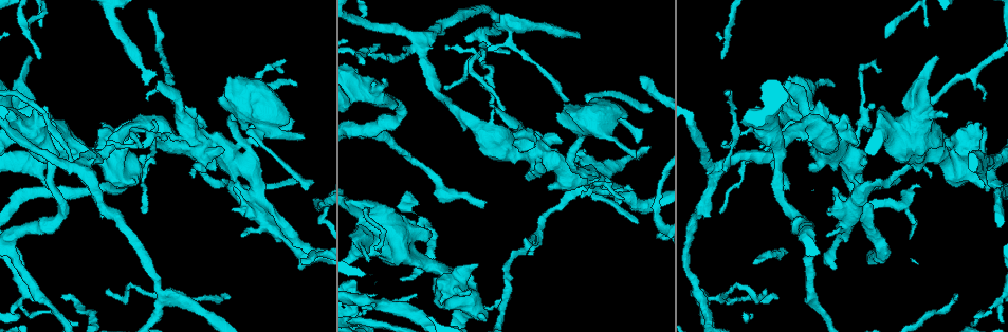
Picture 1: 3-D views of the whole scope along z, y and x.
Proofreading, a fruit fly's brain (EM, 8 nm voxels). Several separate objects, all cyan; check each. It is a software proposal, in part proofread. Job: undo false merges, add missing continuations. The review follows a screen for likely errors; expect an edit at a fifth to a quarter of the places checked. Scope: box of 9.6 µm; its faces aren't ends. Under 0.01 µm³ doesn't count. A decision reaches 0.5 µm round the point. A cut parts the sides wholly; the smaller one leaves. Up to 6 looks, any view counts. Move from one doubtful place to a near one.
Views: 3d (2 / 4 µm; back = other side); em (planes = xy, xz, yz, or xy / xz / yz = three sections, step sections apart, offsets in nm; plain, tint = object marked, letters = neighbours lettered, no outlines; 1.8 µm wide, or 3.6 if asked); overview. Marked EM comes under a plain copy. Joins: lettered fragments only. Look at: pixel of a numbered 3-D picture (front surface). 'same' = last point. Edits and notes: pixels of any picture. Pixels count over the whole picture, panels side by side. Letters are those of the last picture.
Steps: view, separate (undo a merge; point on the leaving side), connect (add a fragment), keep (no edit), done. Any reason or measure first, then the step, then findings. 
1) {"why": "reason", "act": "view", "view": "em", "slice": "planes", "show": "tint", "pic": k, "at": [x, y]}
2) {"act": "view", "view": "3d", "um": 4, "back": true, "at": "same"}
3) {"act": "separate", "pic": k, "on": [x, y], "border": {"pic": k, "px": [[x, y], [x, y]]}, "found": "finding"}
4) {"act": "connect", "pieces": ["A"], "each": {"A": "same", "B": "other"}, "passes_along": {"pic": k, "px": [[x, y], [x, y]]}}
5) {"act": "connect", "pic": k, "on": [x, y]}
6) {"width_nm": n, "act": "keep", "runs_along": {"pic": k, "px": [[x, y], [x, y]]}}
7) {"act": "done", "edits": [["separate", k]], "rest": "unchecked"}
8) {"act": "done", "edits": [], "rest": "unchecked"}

{"why": "tapers out", "act": "view", "view": "3d", "um": 2, "pic": 1, "at": [297, 86]}

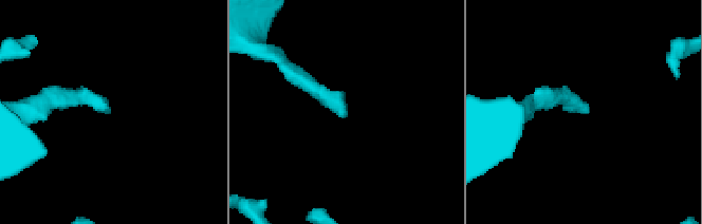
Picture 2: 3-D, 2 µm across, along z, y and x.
{"act": "view", "view": "em", "slice": "xz", "step": 4, "show": "letters", "pic": 2, "at": [108, 112]}

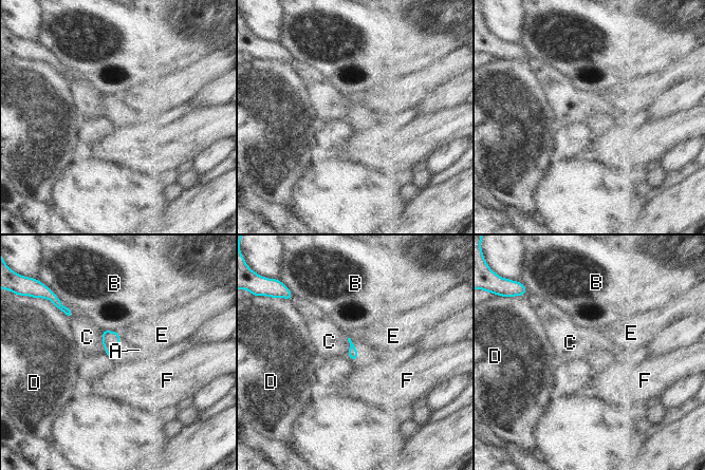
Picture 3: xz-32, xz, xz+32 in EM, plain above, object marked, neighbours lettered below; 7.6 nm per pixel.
{"act": "keep", "each": {"A": "other", "B": "other", "C": "other", "D": "other", "E": "other", "F": "other"}, "found": "no lettered fragment goes on from it"}

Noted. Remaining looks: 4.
{"why": "tapers out", "act": "view", "view": "em", "slice": "planes", "show": "tint", "pic": 1, "at": [580, 197]}

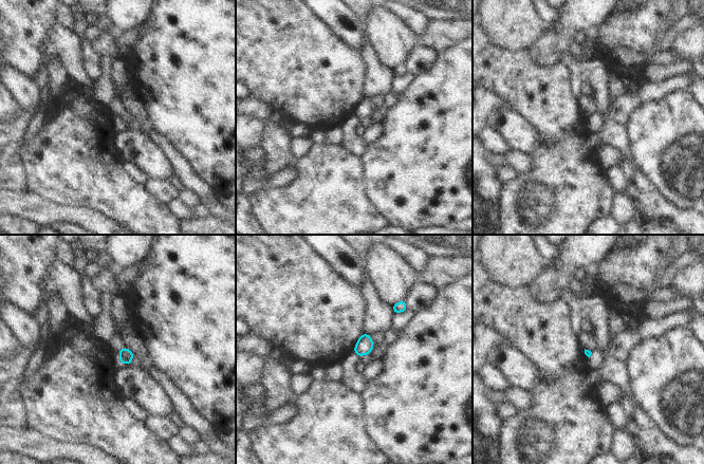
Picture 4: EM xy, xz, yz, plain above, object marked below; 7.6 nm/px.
{"act": "view", "view": "em", "slice": "planes", "show": "letters", "at": "same"}

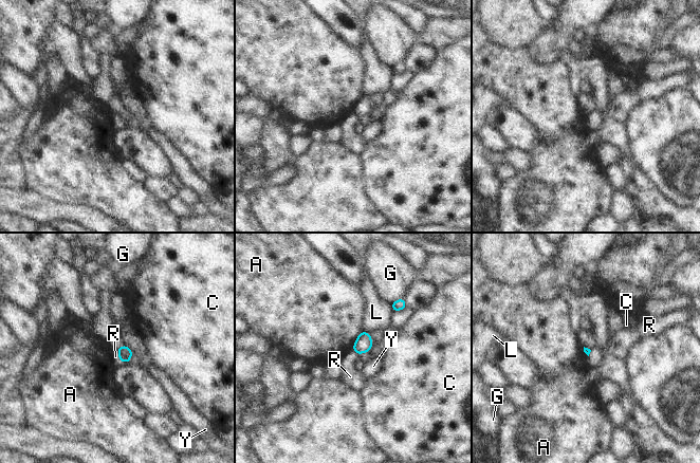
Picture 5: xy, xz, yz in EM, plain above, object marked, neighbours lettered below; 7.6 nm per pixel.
{"act": "keep", "each": {"A": "other", "C": "other", "G": "other", "L": "other", "R": "other", "Y": "other"}, "border": {"pic": 5, "px": [[363, 331], [357, 336], [352, 350]]}, "found": "none of them fits"}

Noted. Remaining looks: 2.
{"why": "tapers out", "act": "view", "view": "em", "slice": "planes", "show": "letters", "pic": 1, "at": [936, 56]}

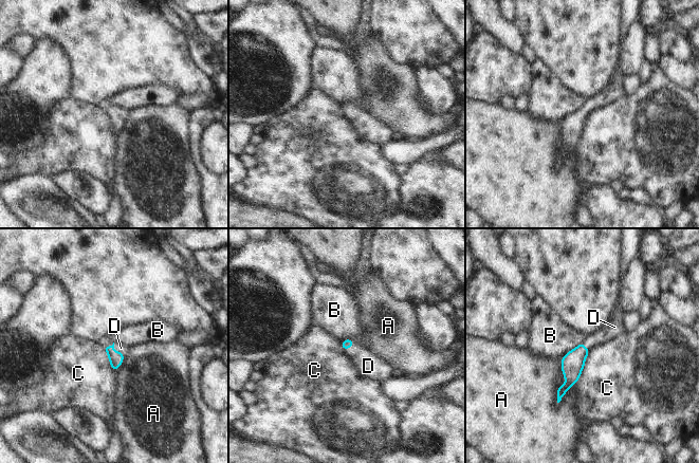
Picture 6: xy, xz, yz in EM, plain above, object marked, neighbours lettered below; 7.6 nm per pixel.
{"act": "connect", "pieces": ["D"], "each": {"A": "other", "B": "other", "C": "other", "D": "same"}, "passes_along": {"pic": 6, "px": [[115, 358], [113, 348], [121, 348]]}, "found": "the neuron continues"}

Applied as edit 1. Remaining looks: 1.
{"act": "done", "edits": [["connect", 6]], "rest": "unchecked"}

